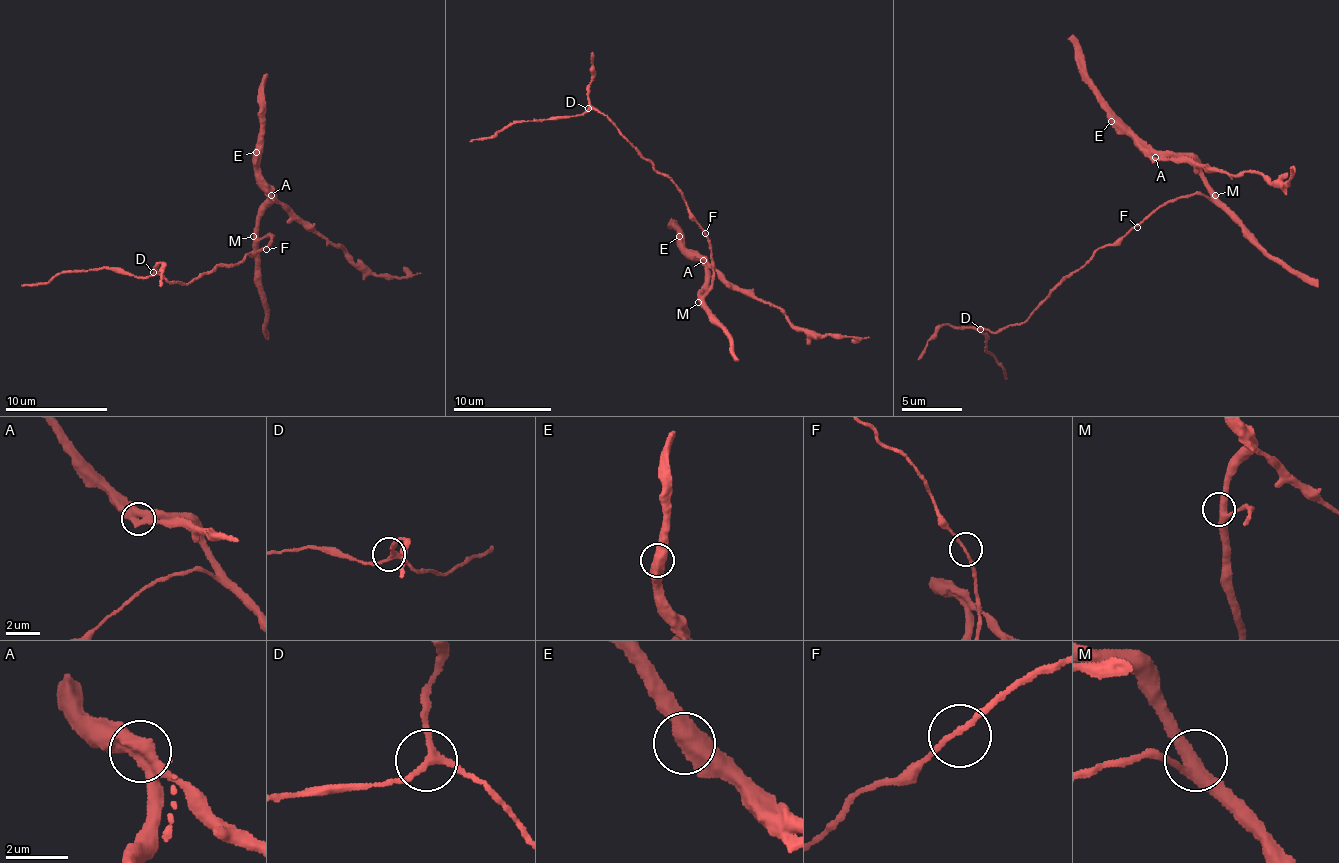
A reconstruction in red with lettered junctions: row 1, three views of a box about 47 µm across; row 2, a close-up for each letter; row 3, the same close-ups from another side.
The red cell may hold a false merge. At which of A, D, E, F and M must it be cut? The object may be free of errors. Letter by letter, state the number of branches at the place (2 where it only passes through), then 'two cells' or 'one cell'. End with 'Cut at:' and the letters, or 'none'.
A: 3 | two cells
D: 3 | one cell
E: 2 | one cell
F: 2 | one cell
M: 3 | one cell
Cut at: A

